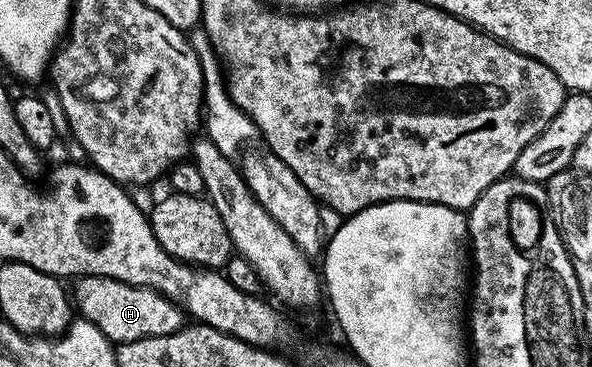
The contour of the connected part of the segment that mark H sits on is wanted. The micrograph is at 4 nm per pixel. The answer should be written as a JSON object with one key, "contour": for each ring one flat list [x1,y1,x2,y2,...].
{"contour":[[82,275,74,283,77,284,71,287,71,295,80,318,91,321,91,325,98,327,114,345,139,341,152,335,175,333,183,325,182,308,150,287,136,287,98,275]]}

